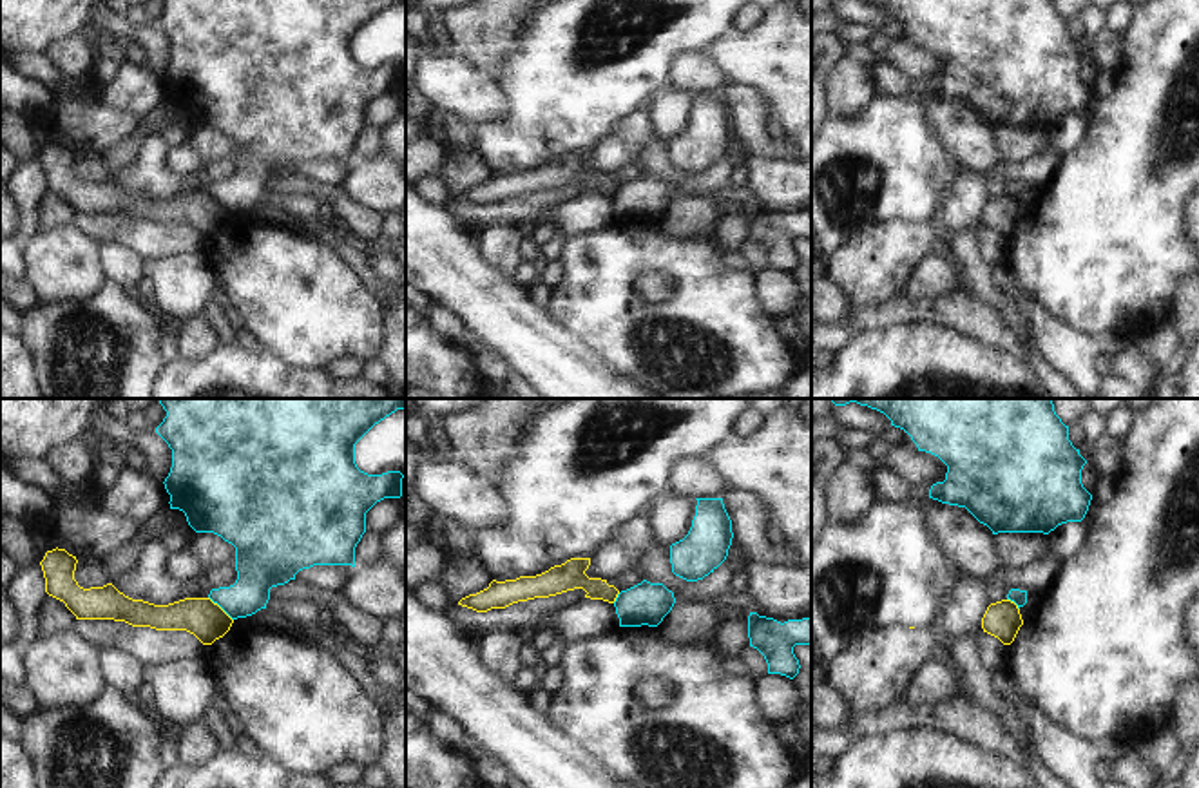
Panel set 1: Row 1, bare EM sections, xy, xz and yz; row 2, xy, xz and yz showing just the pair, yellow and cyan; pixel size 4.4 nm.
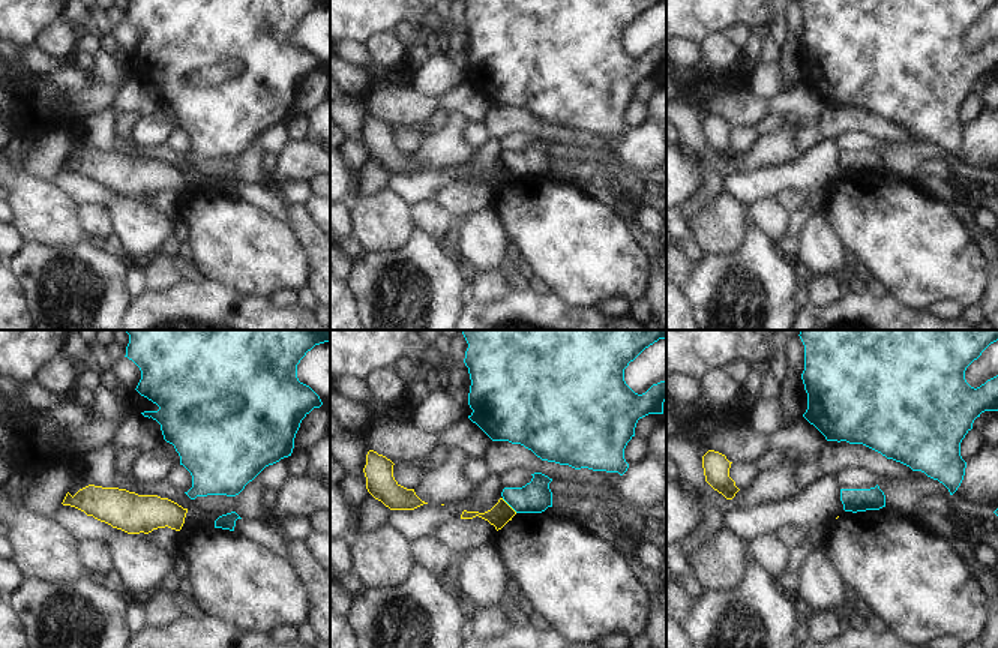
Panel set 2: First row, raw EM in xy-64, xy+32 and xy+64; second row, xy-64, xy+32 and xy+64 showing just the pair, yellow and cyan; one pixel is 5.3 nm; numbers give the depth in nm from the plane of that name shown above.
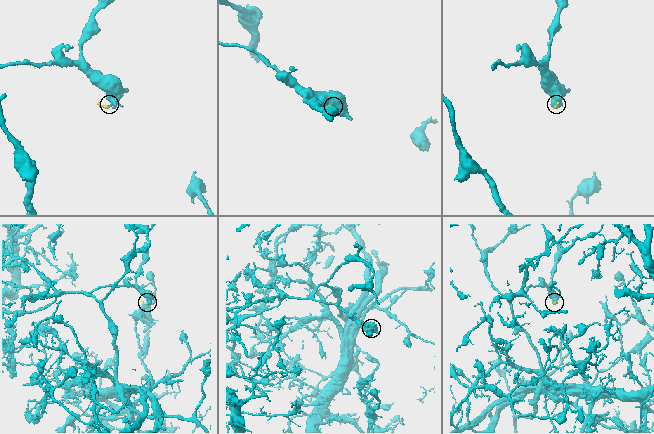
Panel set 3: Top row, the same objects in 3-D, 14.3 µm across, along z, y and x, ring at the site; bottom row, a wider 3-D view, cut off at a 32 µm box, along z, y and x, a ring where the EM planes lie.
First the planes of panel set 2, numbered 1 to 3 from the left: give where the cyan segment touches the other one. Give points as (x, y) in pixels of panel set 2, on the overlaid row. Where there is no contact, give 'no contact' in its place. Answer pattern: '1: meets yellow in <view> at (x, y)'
1: no contact
2: meets yellow in xy+32 at (508, 504)
3: no contact

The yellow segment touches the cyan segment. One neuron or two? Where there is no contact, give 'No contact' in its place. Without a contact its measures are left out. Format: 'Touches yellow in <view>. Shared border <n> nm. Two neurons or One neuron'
Touches yellow in xy. Shared border 160 nm. Two neurons.

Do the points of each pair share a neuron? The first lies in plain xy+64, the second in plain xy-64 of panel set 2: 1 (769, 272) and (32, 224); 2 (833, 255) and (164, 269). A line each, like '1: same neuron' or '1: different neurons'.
1: different neurons
2: different neurons

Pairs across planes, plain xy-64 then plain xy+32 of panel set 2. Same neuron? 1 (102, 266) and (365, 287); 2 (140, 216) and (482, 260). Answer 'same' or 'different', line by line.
1: same
2: same

